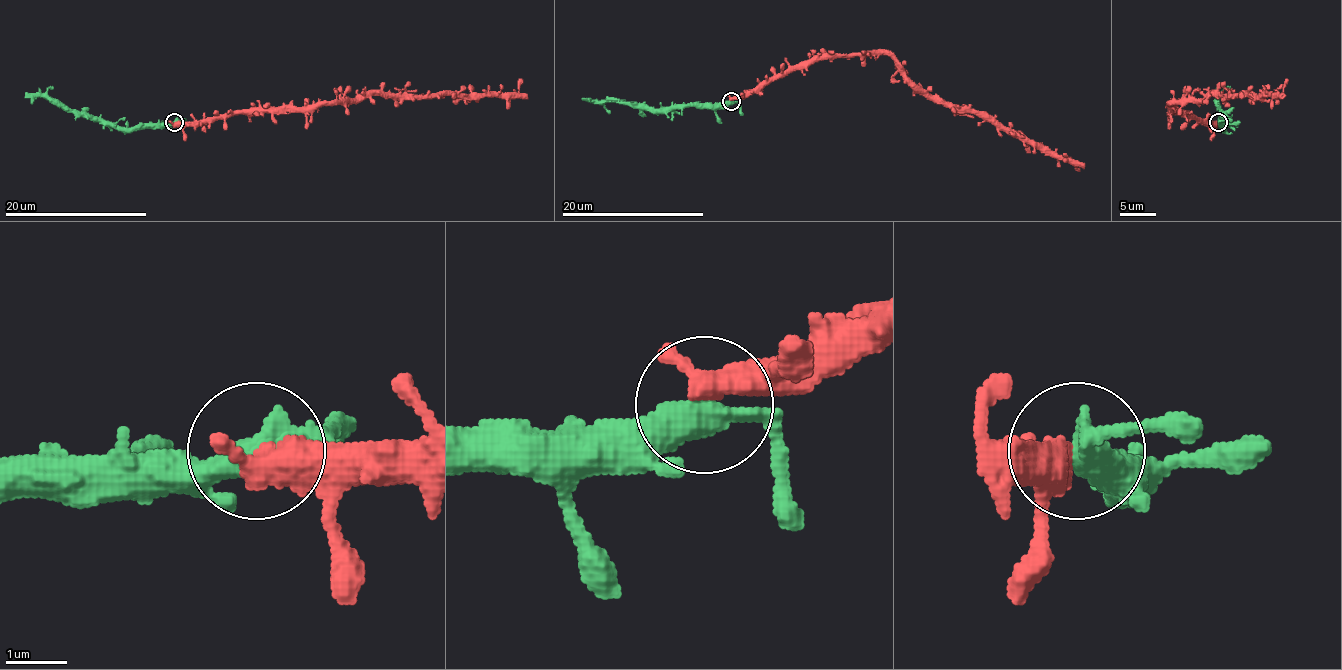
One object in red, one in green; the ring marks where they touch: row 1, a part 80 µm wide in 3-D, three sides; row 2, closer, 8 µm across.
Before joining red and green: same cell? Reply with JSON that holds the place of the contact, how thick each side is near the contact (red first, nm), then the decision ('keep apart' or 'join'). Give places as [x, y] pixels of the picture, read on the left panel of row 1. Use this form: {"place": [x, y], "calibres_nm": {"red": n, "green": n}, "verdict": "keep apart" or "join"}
{"place": [174, 122], "calibres_nm": {"red": 550, "green": 440}, "verdict": "join"}

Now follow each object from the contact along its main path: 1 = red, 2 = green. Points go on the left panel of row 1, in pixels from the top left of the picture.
1: (174, 123), (201, 123), (231, 114), (345, 103), (376, 94), (515, 94), (522, 78)
2: (174, 123), (114, 128), (68, 112), (43, 96), (25, 94)

